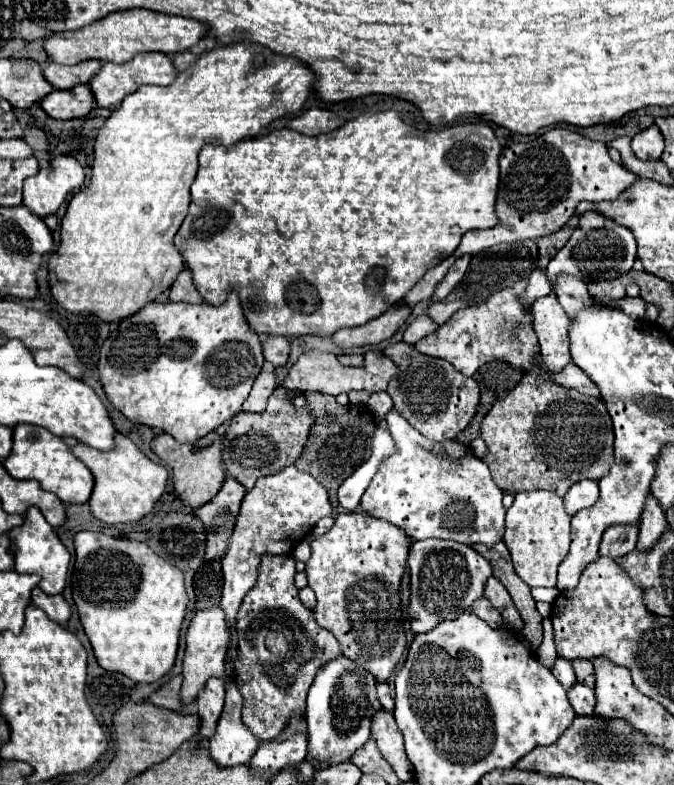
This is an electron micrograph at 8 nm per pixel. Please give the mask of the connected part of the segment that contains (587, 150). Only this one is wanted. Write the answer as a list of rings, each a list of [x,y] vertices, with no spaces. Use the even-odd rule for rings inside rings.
[[[562,127],[550,129],[530,143],[514,143],[506,147],[500,155],[500,187],[496,197],[498,223],[490,229],[464,235],[458,249],[440,265],[432,267],[404,297],[404,305],[414,307],[420,301],[428,301],[458,257],[466,253],[476,255],[496,243],[514,243],[556,233],[566,225],[580,201],[612,201],[638,179],[636,173],[628,173],[628,169],[610,159],[606,143],[586,139],[580,133]]]

